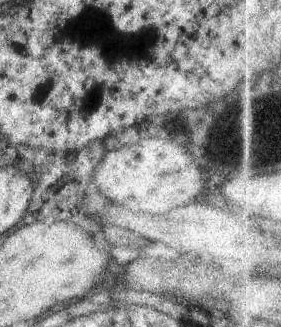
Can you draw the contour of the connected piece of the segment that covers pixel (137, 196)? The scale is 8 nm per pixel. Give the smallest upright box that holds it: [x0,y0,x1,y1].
[94,138,182,212]

